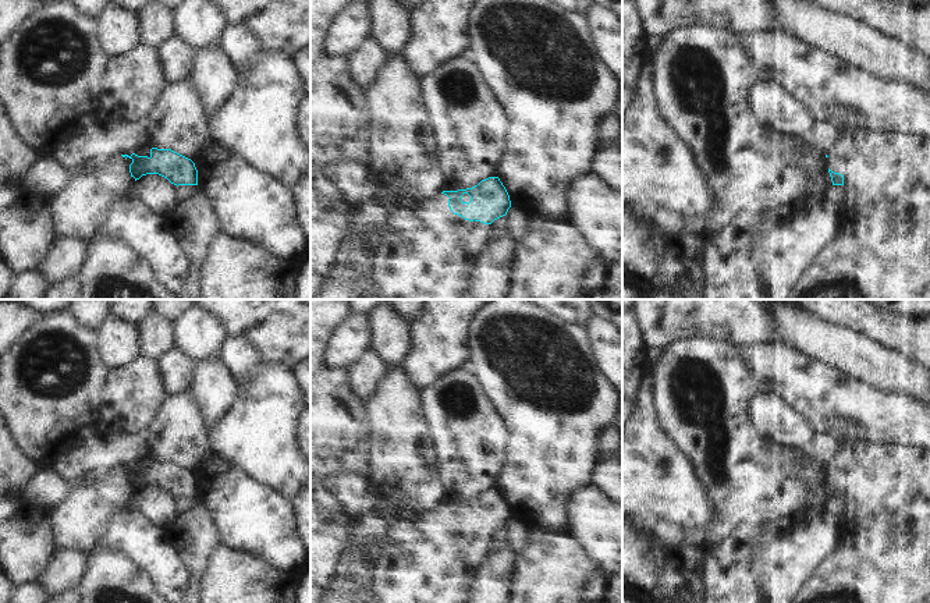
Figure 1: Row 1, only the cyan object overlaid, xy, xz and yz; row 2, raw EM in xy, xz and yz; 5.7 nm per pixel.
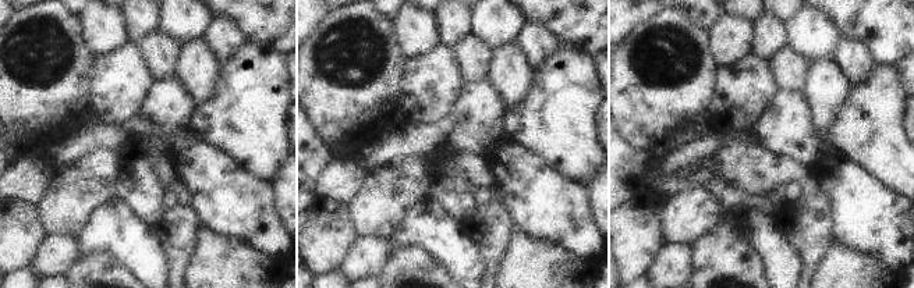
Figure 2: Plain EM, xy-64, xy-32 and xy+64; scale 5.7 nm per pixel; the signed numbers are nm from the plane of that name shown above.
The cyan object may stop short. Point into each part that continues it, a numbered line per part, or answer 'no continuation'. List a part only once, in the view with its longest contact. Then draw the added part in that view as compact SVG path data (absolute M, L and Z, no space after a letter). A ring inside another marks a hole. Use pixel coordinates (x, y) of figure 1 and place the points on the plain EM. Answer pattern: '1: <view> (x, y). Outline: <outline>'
1: xz (430, 560). Outline: M440 506L390 524L391 546L379 563L373 582L380 603L469 603L479 568L491 550L493 535L469 533L454 526L448 511Z

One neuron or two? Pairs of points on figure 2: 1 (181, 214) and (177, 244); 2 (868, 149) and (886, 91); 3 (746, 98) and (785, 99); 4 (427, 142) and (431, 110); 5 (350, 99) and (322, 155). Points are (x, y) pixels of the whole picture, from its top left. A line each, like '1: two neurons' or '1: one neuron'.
1: one neuron
2: one neuron
3: two neurons
4: two neurons
5: two neurons

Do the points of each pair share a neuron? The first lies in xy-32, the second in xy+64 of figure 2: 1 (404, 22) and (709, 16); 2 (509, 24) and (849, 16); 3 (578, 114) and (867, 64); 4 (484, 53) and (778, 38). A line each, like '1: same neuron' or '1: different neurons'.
1: different neurons
2: different neurons
3: different neurons
4: different neurons

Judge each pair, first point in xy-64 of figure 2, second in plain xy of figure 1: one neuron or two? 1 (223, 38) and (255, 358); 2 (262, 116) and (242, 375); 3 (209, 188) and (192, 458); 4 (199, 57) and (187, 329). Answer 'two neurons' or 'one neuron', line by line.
1: one neuron
2: two neurons
3: two neurons
4: two neurons

